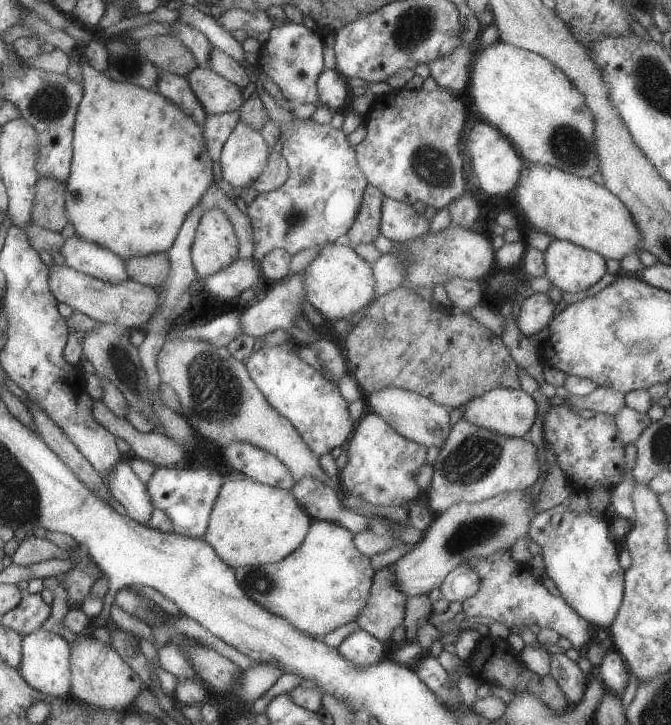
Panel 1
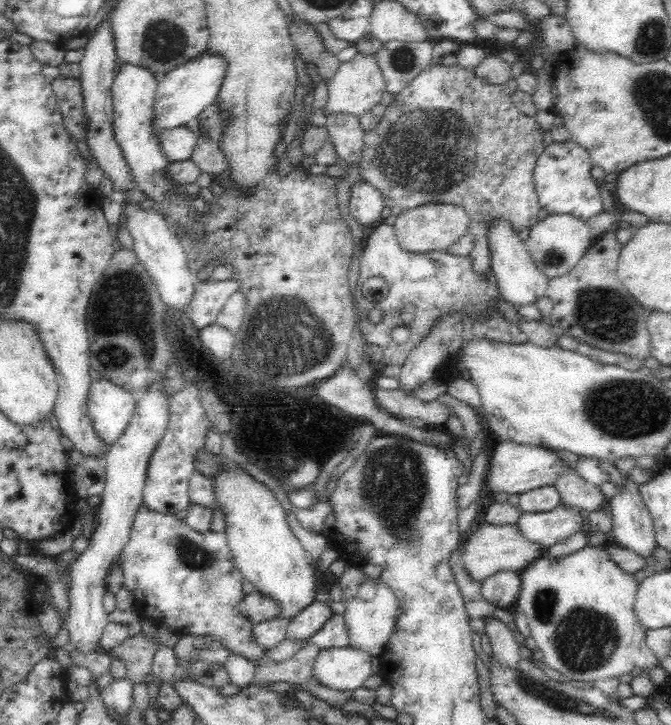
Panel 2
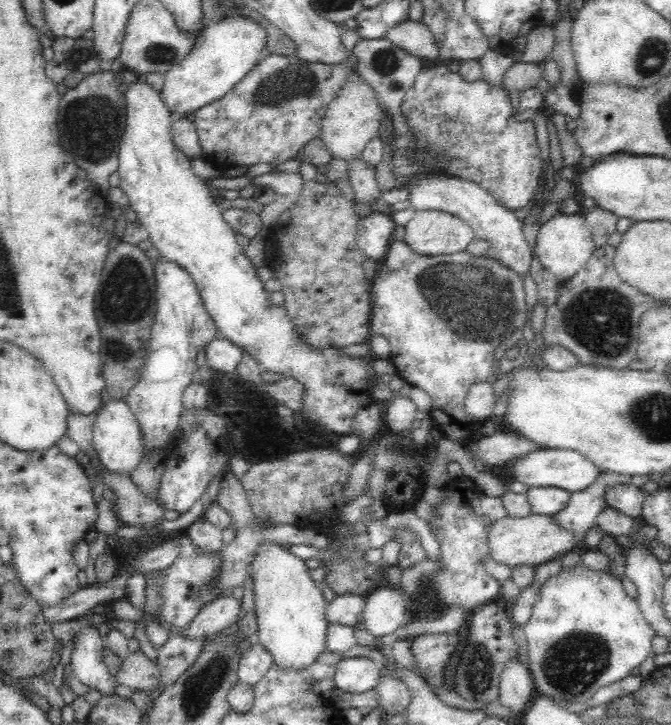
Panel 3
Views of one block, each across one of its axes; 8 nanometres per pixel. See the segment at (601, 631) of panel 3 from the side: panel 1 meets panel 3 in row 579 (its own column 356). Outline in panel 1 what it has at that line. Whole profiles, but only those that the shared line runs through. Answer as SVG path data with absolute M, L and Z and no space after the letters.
M313 519L302 544L294 552L277 563L238 567L234 570L235 581L266 612L285 620L294 630L321 640L335 628L357 619L370 594L374 576L368 558L355 549L349 530L333 522Z

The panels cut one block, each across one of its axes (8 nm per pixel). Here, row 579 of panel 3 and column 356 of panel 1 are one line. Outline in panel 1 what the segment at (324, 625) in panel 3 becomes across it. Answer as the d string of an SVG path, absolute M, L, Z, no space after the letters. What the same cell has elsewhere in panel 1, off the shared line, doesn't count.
M323 244L314 260L302 271L302 282L306 302L326 321L347 320L375 298L371 265L357 256L349 245Z

